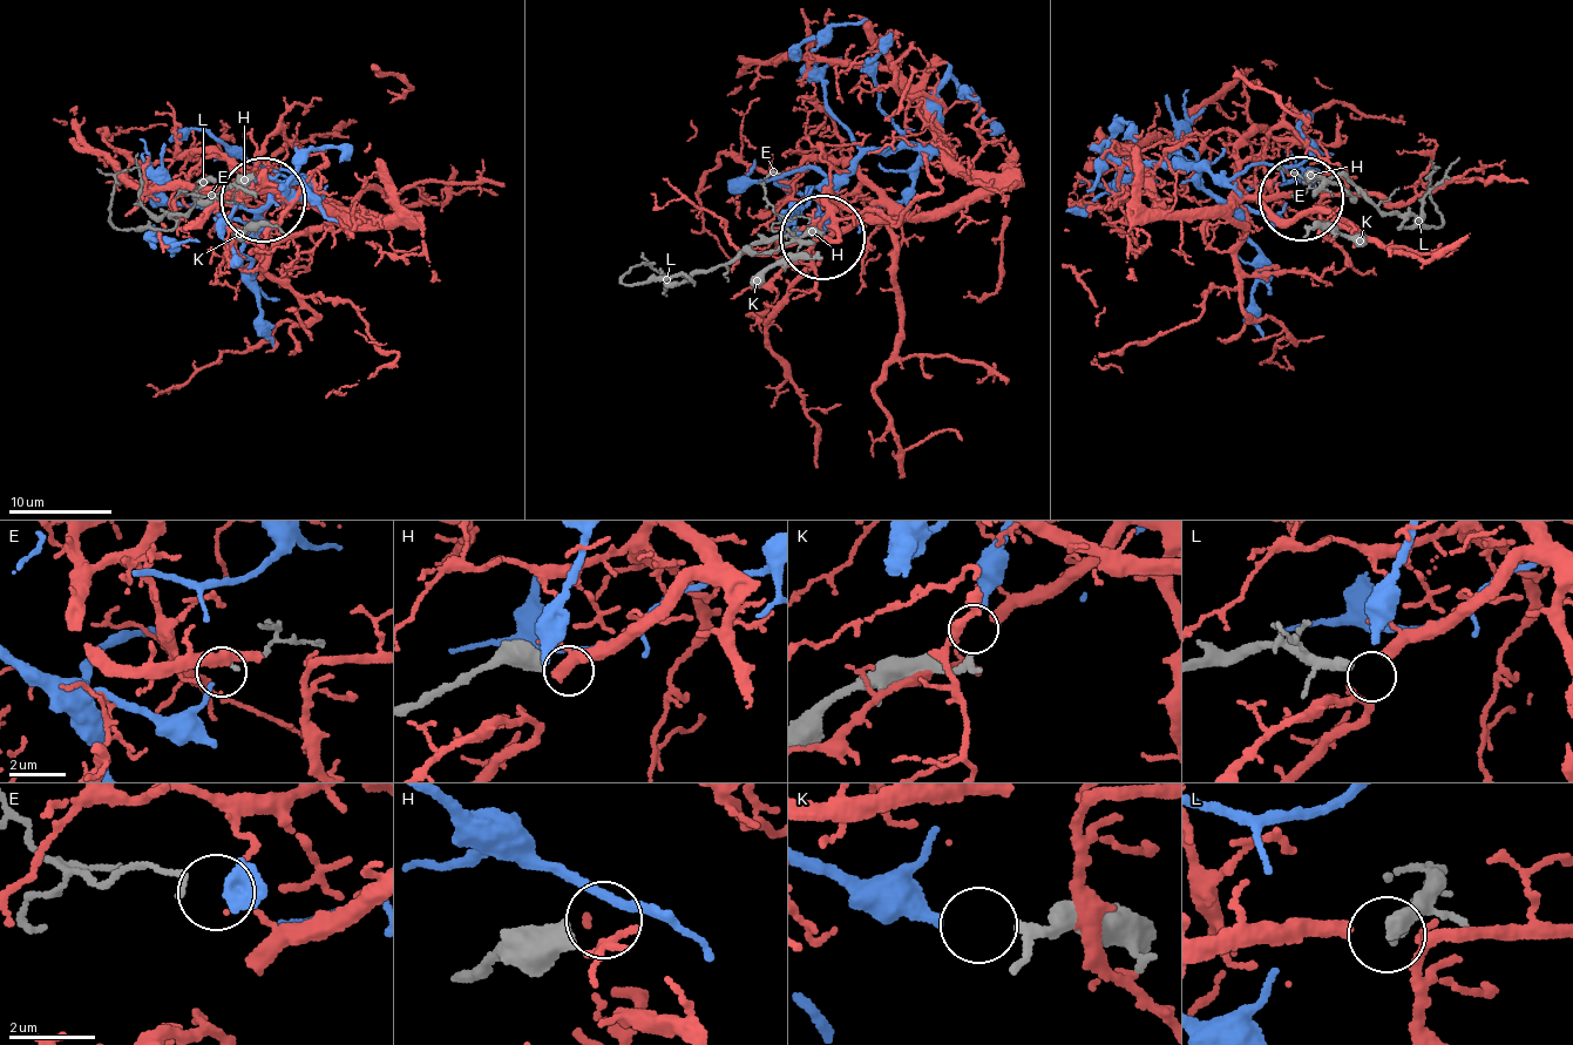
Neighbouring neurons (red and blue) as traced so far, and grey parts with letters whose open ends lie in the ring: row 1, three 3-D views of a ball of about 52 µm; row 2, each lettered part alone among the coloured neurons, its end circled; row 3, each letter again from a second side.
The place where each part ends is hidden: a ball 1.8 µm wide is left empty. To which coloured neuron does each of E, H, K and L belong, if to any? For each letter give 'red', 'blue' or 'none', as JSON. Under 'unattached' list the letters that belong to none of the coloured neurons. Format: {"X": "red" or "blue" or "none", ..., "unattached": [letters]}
{"E": "none", "H": "none", "K": "blue", "L": "red", "unattached": ["E", "H"]}

